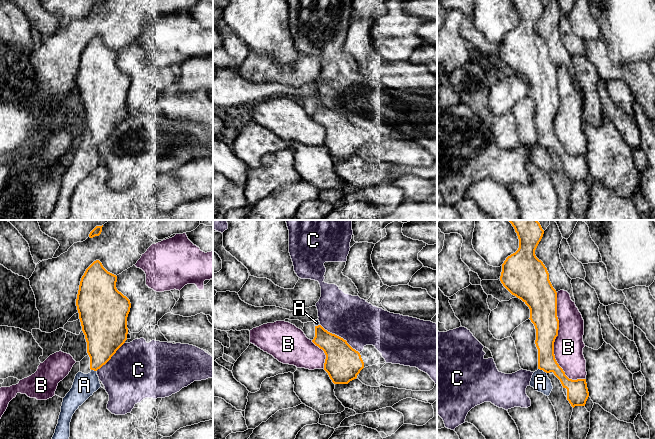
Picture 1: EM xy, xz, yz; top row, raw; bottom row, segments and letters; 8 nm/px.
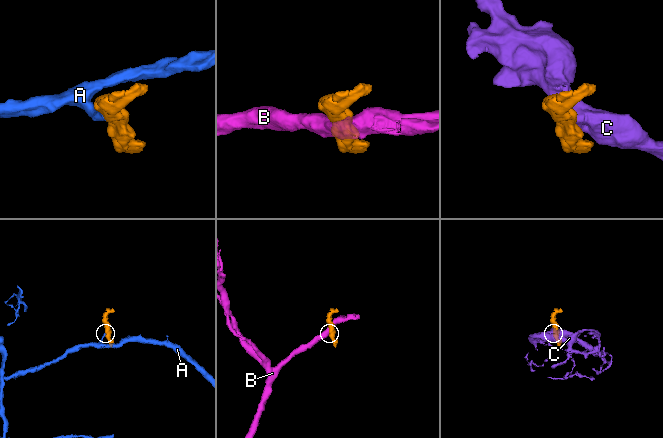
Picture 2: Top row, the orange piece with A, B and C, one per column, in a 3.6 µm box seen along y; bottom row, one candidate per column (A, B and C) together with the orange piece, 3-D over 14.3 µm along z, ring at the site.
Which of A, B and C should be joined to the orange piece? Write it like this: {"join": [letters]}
{"join": ["A"]}

